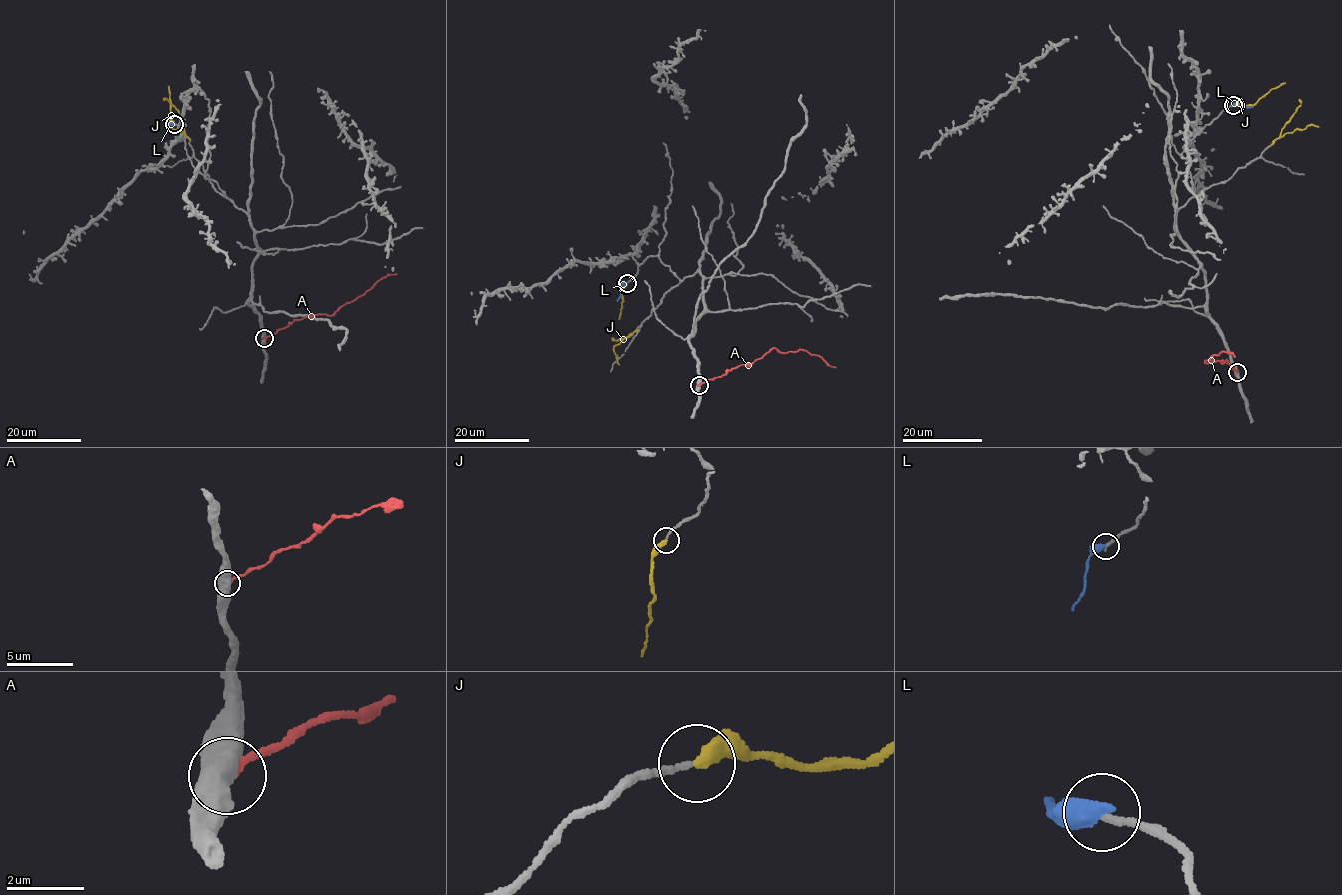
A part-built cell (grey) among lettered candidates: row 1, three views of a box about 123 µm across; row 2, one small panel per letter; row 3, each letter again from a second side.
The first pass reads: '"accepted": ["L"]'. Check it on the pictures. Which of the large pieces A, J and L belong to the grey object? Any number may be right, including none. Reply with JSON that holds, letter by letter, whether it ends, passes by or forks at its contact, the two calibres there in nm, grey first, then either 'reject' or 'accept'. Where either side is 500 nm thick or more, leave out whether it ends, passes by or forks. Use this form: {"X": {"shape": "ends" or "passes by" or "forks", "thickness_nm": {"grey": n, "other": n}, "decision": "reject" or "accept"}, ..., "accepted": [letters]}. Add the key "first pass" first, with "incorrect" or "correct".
{"first pass": "incorrect", "A": {"thickness_nm": {"grey": 600, "other": 280}, "decision": "reject"}, "J": {"shape": "ends", "thickness_nm": {"grey": 160, "other": 420}, "decision": "accept"}, "L": {"thickness_nm": {"grey": 200, "other": 500}, "decision": "reject"}, "accepted": ["J"]}

